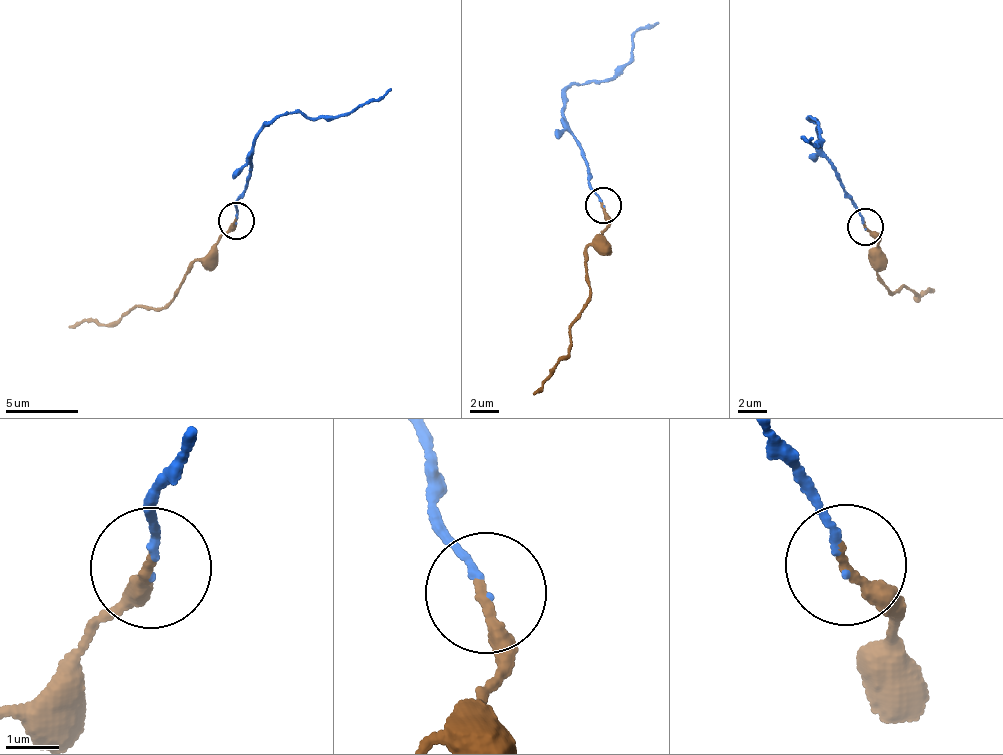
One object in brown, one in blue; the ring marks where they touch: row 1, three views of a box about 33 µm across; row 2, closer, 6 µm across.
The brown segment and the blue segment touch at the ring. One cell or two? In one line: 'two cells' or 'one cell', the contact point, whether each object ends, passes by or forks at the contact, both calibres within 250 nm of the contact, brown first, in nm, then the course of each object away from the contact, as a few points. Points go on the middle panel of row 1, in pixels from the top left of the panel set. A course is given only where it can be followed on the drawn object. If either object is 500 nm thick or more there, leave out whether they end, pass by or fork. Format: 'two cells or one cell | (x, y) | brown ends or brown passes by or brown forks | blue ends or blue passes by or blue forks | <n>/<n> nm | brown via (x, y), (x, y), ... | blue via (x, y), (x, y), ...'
one cell | (603, 205) | brown ends | blue ends | 220/100 nm | brown via (603, 205), (604, 235), (586, 253), (591, 288), (573, 324), (567, 355), (532, 393) | blue via (605, 207), (567, 127), (562, 106), (572, 83), (616, 79), (626, 68), (637, 31), (651, 29), (657, 23)

